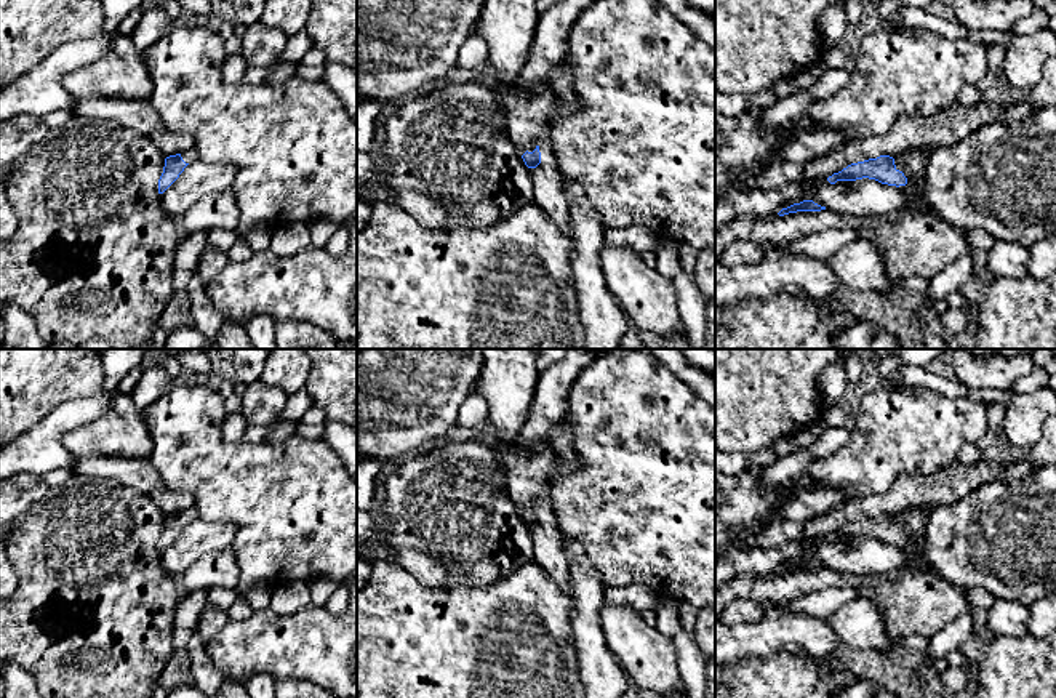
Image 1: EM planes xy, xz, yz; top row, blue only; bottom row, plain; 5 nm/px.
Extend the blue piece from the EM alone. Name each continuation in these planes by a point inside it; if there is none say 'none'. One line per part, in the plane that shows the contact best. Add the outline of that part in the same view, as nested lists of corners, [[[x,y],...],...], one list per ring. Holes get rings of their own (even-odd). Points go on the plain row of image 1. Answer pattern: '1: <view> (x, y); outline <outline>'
1: xz (548, 553); outline [[[547,498],[541,499],[539,511],[541,522],[536,527],[530,527],[530,536],[533,540],[533,560],[544,568],[562,592],[570,596],[571,588],[568,583],[568,560],[562,552],[562,535]]]

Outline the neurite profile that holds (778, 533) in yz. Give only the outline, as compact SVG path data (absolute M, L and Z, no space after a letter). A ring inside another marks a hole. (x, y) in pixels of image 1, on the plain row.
M1026 459L976 464L954 463L931 475L901 475L885 493L850 499L826 514L803 522L774 520L758 535L752 536L744 548L782 548L790 541L829 536L851 522L896 515L909 506L952 504L986 482L1014 480L1032 474L1035 469Z

